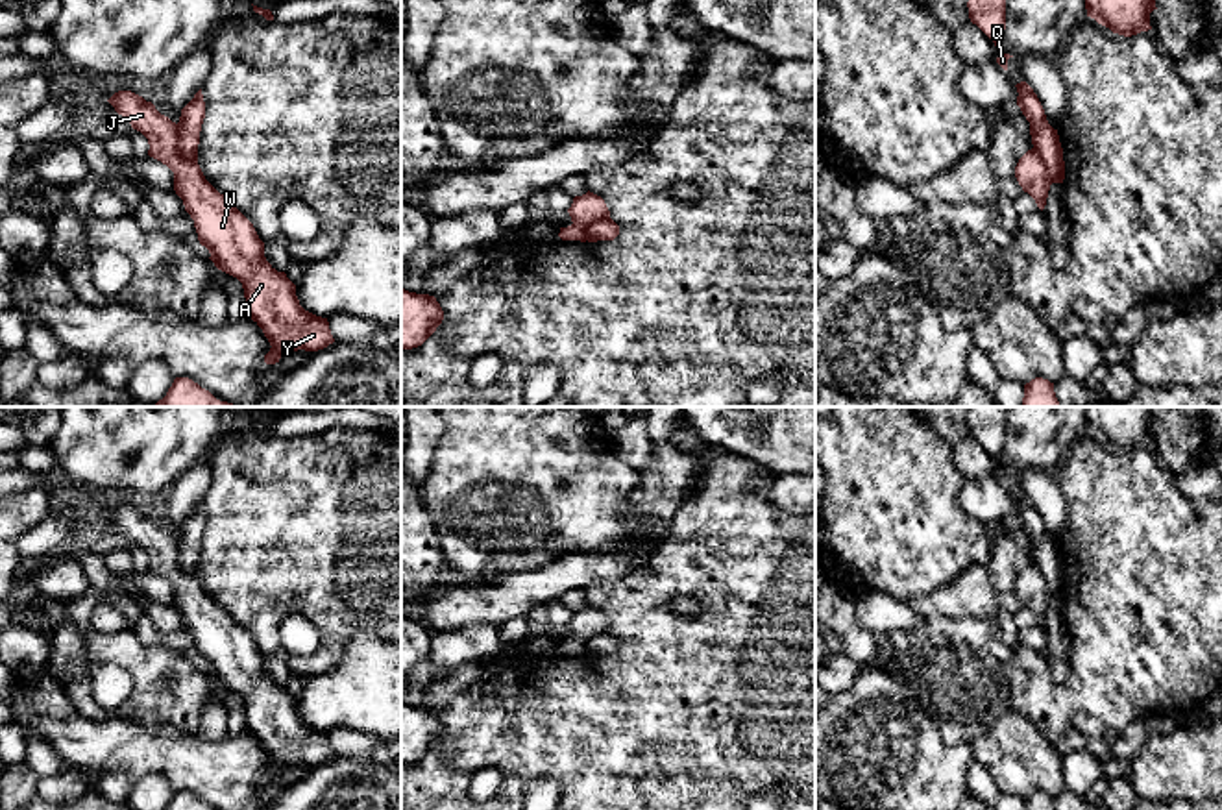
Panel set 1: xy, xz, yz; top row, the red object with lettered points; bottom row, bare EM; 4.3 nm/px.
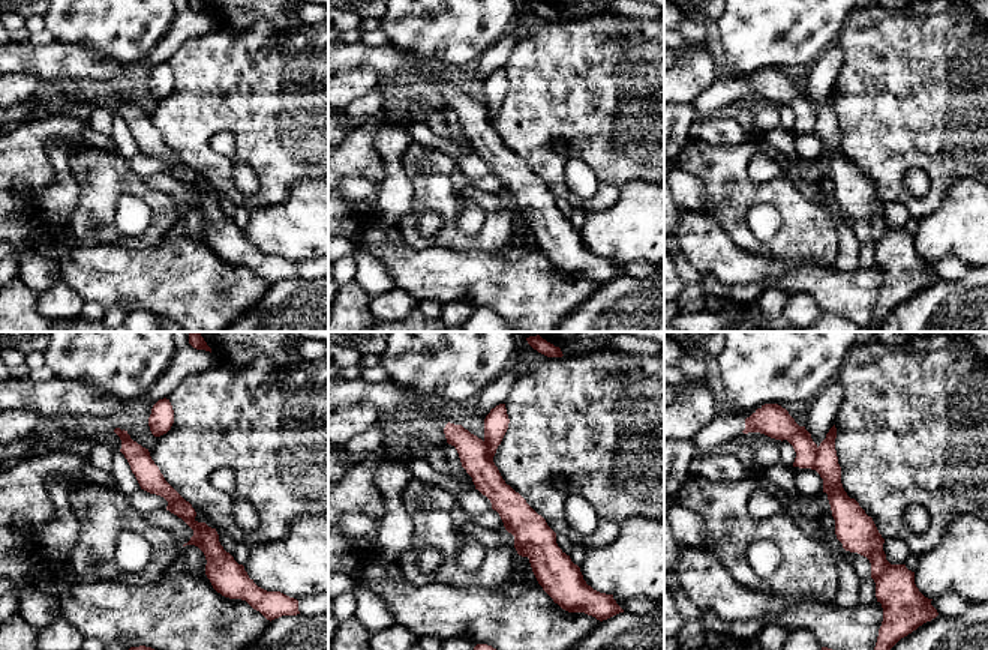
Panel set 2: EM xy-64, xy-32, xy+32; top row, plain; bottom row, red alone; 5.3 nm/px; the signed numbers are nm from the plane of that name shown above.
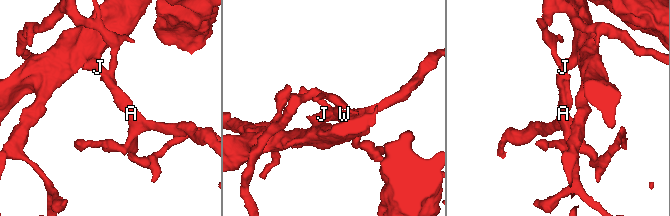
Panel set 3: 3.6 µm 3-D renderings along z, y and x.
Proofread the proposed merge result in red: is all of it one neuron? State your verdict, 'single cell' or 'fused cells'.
fused cells

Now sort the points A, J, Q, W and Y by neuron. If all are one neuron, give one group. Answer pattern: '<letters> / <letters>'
A J W Y / Q

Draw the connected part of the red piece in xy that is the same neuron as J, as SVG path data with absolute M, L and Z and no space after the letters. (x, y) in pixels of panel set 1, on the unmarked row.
M118 505L107 514L115 525L128 533L133 544L141 546L150 558L148 570L161 575L174 586L174 605L183 614L185 625L194 634L198 655L211 668L214 681L242 697L248 730L263 743L270 756L264 769L266 779L298 764L318 766L335 756L327 732L316 730L299 719L296 699L285 686L277 686L264 671L264 657L253 638L203 590L196 575L185 573L177 560L177 538L161 529L152 516L131 505Z

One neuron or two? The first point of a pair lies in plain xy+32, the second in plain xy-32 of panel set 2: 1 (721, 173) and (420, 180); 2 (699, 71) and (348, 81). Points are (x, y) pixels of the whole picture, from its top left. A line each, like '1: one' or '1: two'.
1: one
2: one

